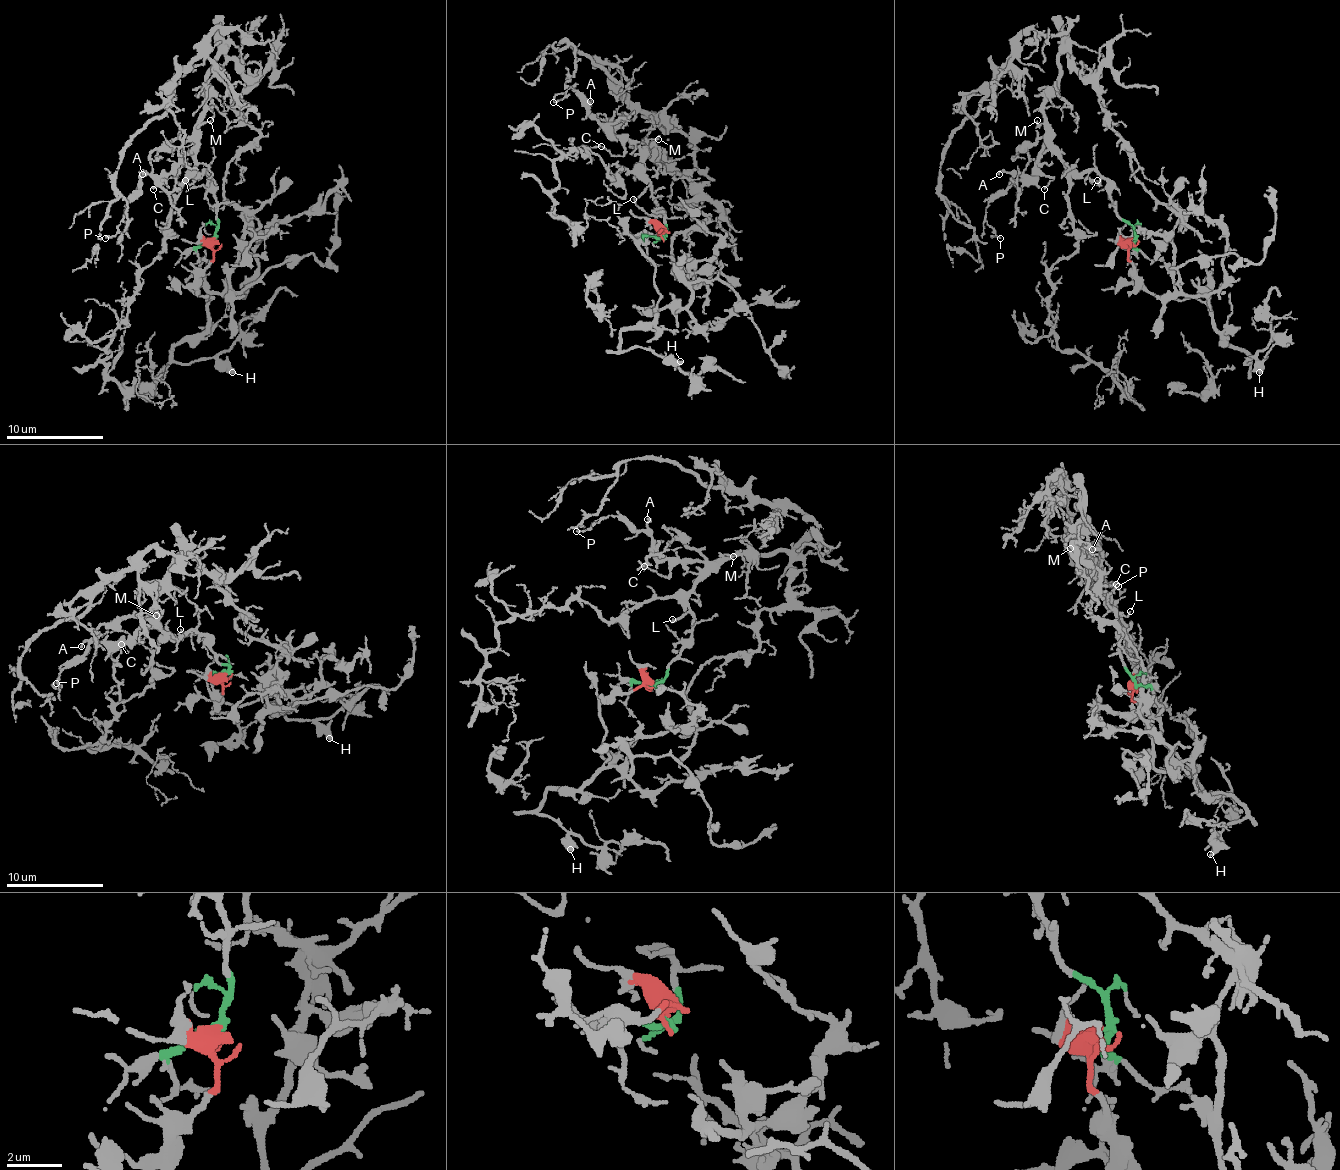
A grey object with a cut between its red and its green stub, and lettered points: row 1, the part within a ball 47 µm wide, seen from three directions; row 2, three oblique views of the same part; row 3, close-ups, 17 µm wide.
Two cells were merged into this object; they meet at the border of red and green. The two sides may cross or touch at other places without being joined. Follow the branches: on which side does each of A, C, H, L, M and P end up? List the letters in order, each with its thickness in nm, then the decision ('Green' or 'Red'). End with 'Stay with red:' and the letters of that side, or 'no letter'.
A: Thickness 170 nm. Green
C: Thickness 130 nm. Green
H: Thickness 480 nm. Red
L: Thickness 130 nm. Green
M: Thickness 150 nm. Green
P: Thickness 110 nm. Green
Stay with red: H

